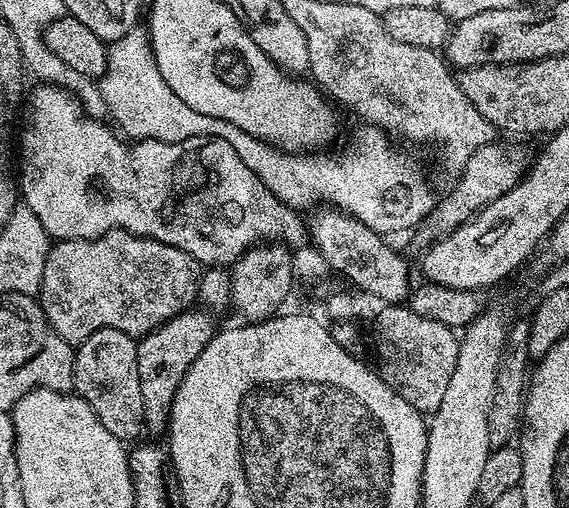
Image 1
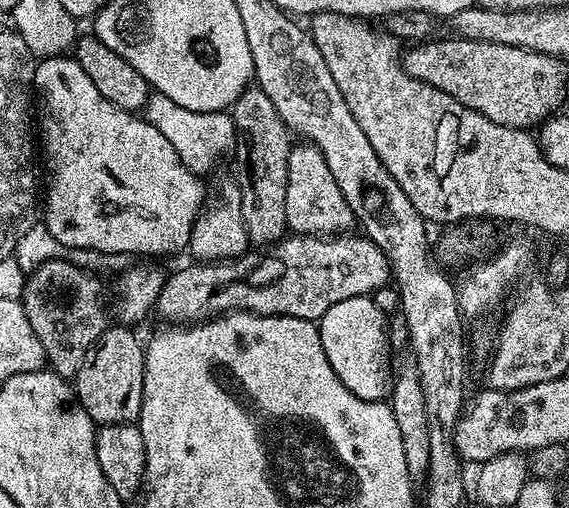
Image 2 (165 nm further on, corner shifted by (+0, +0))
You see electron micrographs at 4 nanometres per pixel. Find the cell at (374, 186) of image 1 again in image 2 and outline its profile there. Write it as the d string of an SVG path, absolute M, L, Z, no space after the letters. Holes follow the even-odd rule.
M153 91L148 98L148 104L142 110L145 120L158 130L178 150L178 158L191 172L205 174L224 155L231 153L236 146L236 127L231 115L227 111L223 112L199 112L198 110L186 110L186 106L178 106L178 102L166 98L166 94Z

